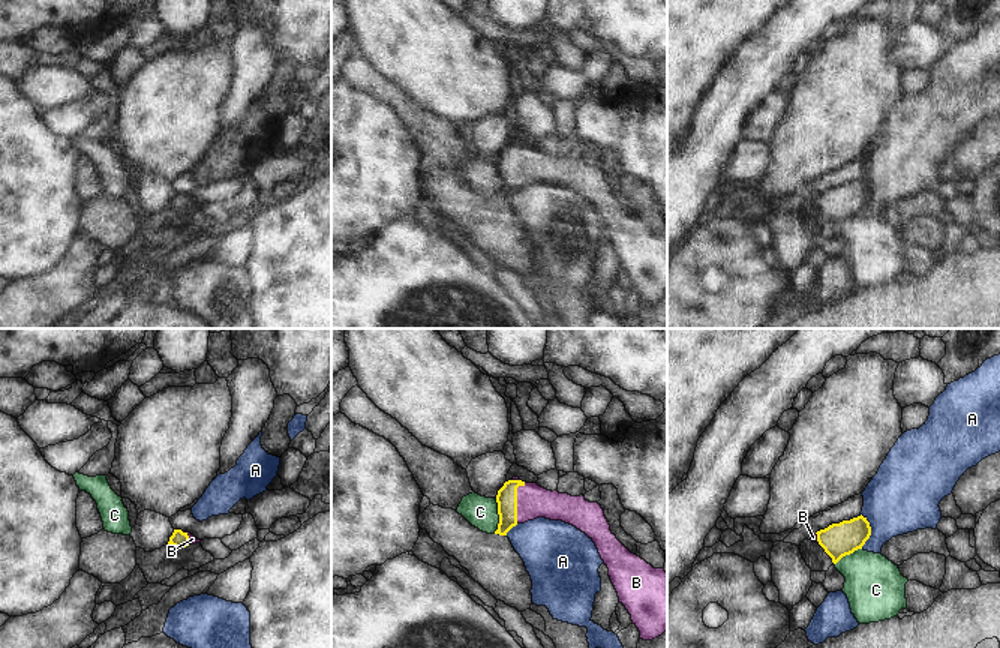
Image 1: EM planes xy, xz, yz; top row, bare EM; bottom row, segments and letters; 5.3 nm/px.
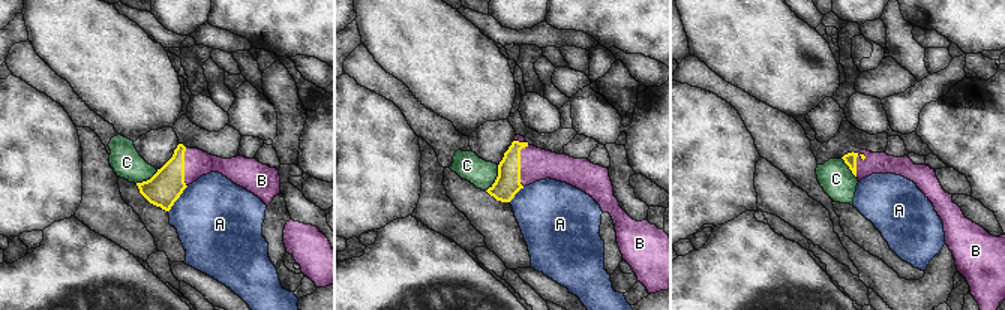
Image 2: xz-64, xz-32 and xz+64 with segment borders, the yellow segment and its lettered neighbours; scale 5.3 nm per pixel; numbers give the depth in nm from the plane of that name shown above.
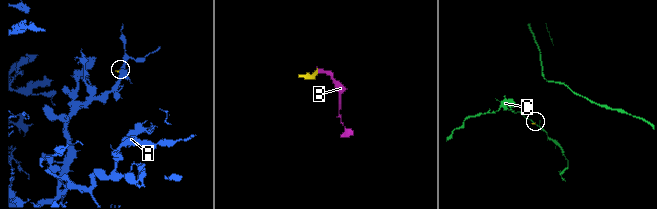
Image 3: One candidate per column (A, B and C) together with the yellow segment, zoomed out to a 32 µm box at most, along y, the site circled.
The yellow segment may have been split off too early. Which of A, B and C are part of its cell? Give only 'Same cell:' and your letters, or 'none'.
Same cell: B

